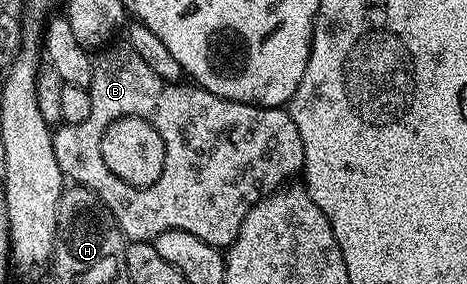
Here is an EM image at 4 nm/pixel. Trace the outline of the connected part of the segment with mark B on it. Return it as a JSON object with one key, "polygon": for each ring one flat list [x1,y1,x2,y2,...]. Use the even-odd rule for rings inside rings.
{"polygon":[[107,47,92,60,93,79,91,80,91,102,89,103,89,119,85,119,85,123,77,123,76,125,60,124,58,128,52,132,51,139,53,141,53,155,57,155,57,167,61,167,64,178,68,182,81,185,87,188,91,193,98,197,104,209,111,214,115,225,123,232,124,238,128,242,133,241,150,241,154,242,155,238,161,236,165,231,181,231,189,235,195,235,197,239,201,239,205,243,216,247,226,247,231,245,237,239,237,235,241,231,241,223,245,219,245,215,249,215,249,211,258,204,263,198,268,197,286,186,291,176,302,174,303,172,303,148,301,147,301,135,297,131,297,123,293,123,290,112,286,108,276,107,274,109,264,109,262,105,246,105,240,101,230,101,229,99,221,99,217,95,213,95,208,89,200,89,194,83,176,83,161,79,161,75,154,73,145,63,145,59,141,59,141,55,137,55,130,47,122,47,123,49,111,49],[129,117,140,117,145,119,151,125,151,128,157,131,159,140,163,142,163,169,160,171,155,182,151,185,143,185,136,187,132,182,119,177,107,165,105,149,101,142,104,140,105,134,114,126,116,121,121,121]]}

